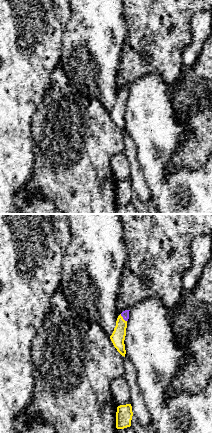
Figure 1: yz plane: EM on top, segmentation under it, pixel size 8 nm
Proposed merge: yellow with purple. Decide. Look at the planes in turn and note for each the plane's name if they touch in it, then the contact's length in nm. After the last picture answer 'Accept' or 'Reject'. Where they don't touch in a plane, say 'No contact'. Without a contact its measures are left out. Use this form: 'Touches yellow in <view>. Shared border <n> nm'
Touches yellow in yz. Shared border 80 nm

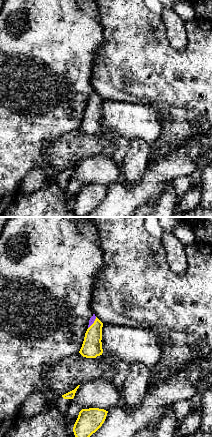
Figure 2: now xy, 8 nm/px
Touches yellow in xy. Shared border 120 nm

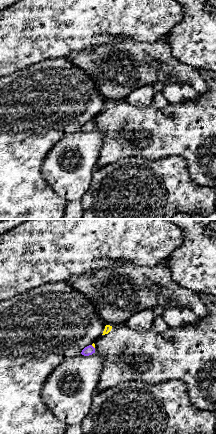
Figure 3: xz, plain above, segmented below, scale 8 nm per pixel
Touches yellow in xz. Shared border 40 nm

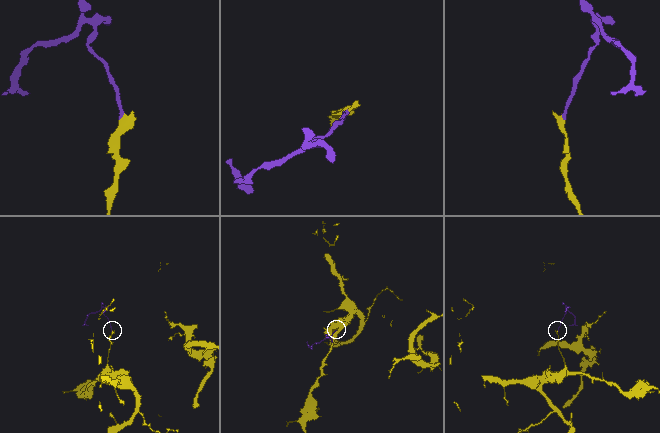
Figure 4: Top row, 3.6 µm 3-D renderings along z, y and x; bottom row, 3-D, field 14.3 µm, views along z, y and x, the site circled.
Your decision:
Accept

